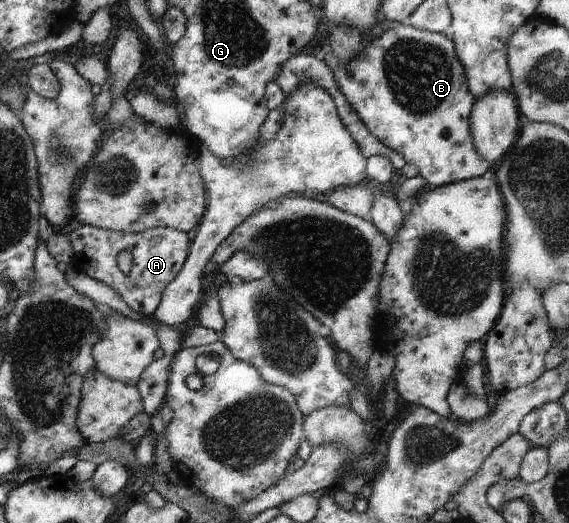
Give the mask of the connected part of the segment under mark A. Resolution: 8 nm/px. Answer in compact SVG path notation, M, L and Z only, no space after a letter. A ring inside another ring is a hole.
M73 224L65 233L65 237L71 242L74 249L72 264L77 269L83 270L89 277L111 286L115 293L122 297L122 300L135 313L151 319L157 307L159 307L163 290L173 281L184 266L188 256L188 238L185 232L173 228L151 228L144 232L114 232L107 228L98 228L91 224ZM127 253L131 257L129 265L132 270L129 273L121 272L119 267L119 255Z

